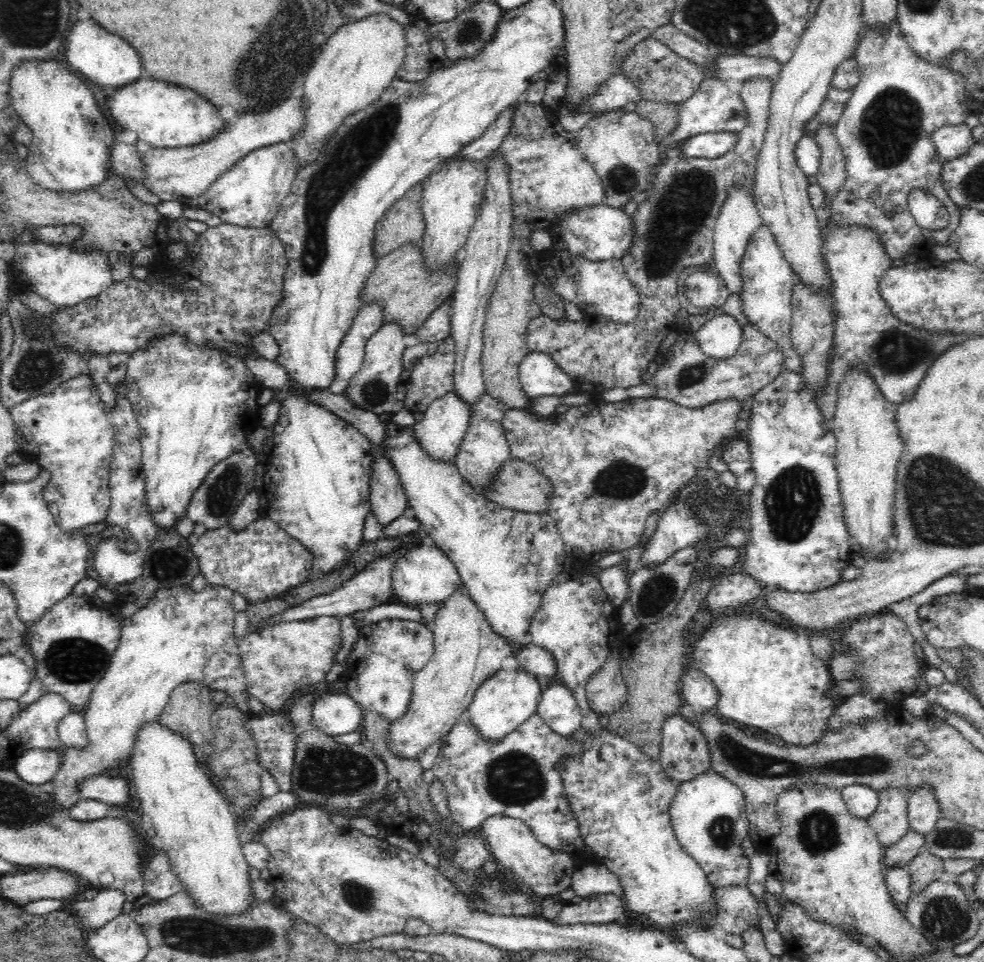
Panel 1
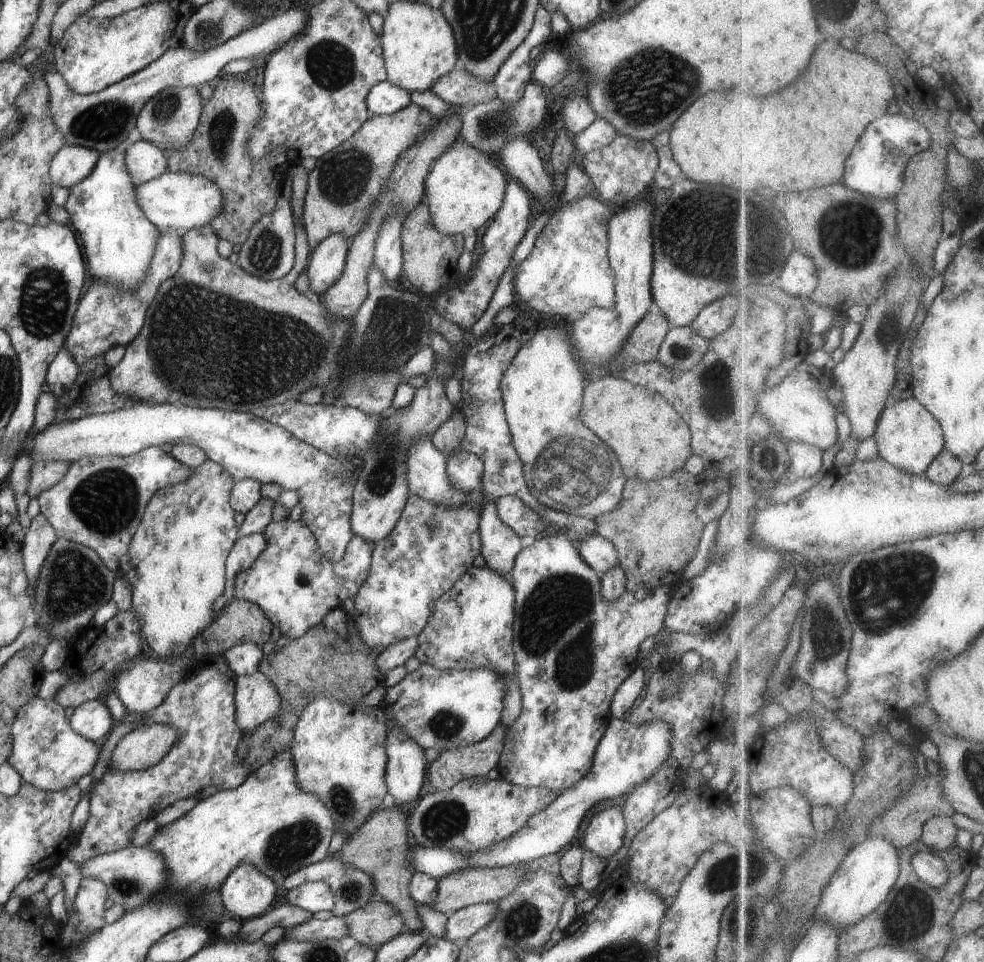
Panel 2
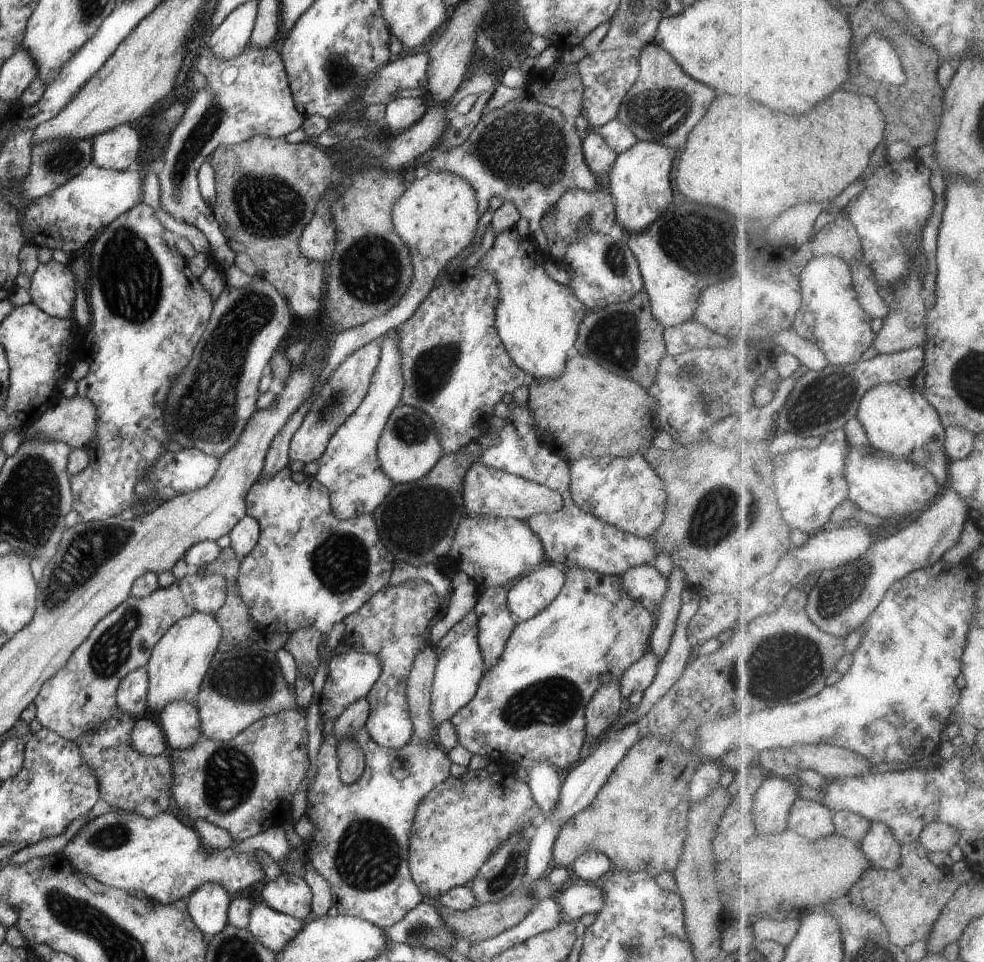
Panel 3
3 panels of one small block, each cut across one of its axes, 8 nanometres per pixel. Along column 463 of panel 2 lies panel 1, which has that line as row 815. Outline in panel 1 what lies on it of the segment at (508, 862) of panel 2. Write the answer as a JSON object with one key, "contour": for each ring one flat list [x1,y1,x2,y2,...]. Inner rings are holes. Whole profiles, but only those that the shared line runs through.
{"contour":[[853,784,841,790,849,814,855,818,868,819,877,810,879,792,868,785]]}

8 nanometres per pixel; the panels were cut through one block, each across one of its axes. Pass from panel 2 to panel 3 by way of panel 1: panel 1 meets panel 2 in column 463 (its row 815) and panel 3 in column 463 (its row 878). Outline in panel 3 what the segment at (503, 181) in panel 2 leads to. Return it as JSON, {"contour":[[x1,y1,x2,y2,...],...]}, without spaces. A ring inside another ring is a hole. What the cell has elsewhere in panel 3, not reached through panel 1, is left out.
{"contour":[[424,171,417,175,410,186,400,195,393,204,392,222,396,234,406,243,410,251,413,279,407,291,400,298,398,304,386,314,365,322,363,325,342,332,335,332,333,342,329,348,327,363,320,371,319,379,314,385,309,397,292,413,279,434,270,443,266,458,263,462,263,472,260,477,270,477,279,470,288,467,289,444,295,430,302,424,305,414,311,409,316,397,320,394,322,385,331,377,331,374,354,351,374,341,378,336,388,333,396,327,400,328,422,304,422,301,432,290,434,281,442,273,448,262,457,258,458,254,470,246,478,228,478,205,474,189,463,178,446,171]]}

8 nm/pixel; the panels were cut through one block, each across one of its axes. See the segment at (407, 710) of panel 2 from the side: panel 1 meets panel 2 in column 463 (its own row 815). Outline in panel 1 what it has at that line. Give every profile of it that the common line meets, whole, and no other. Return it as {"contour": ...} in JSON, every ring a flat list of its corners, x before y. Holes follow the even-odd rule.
{"contour":[[712,769,679,783,669,814,680,847,694,858,715,887,746,886,750,859,744,856,742,841,748,837,750,822,742,790]]}

